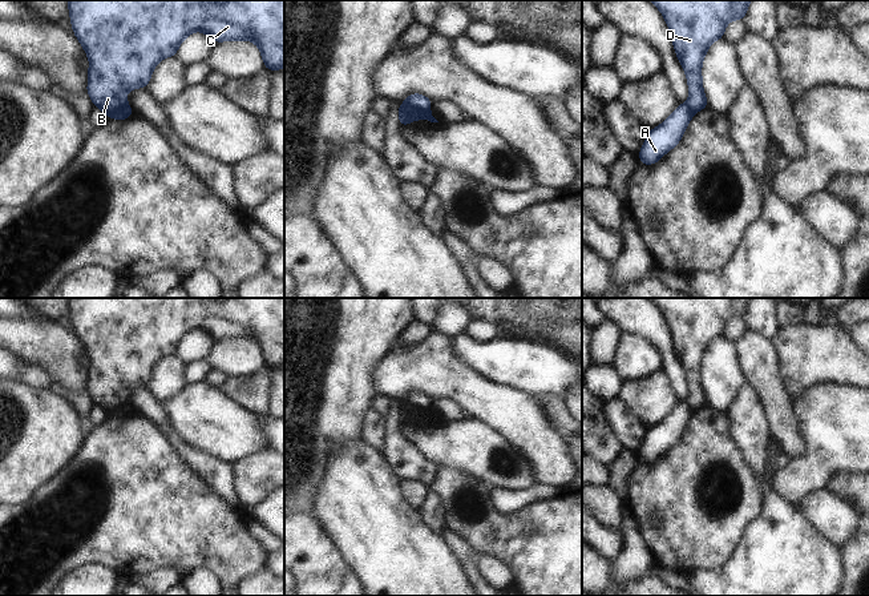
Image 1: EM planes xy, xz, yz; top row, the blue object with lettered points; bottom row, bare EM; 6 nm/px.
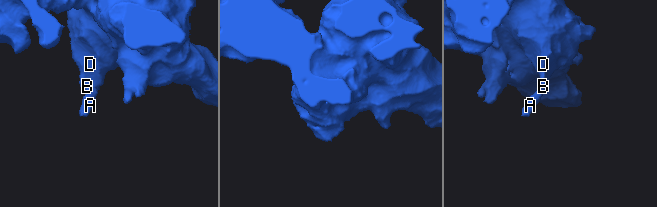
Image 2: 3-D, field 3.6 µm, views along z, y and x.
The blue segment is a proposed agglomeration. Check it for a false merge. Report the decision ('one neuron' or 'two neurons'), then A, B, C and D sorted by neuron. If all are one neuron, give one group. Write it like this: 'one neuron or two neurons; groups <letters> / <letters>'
two neurons; groups A / B C D

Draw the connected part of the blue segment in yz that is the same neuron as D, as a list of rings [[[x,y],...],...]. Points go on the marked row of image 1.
[[[650,0],[666,20],[676,59],[682,64],[687,76],[690,98],[686,105],[692,116],[708,108],[707,97],[703,92],[703,77],[700,74],[703,59],[710,45],[724,37],[724,29],[731,20],[743,20],[752,0]]]

